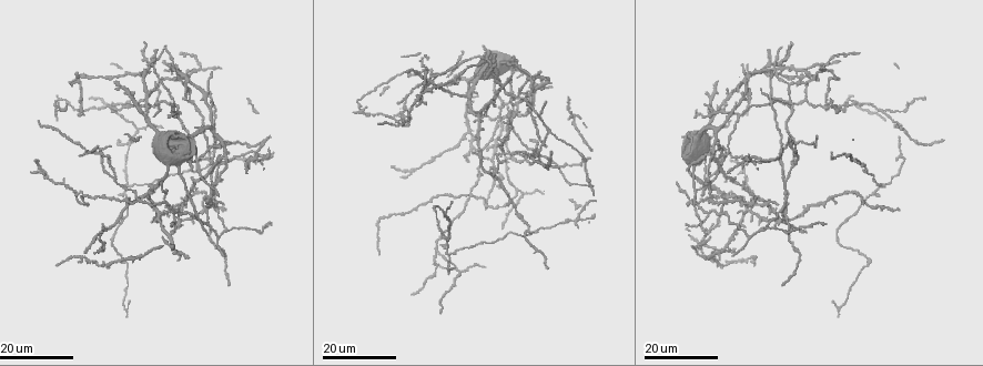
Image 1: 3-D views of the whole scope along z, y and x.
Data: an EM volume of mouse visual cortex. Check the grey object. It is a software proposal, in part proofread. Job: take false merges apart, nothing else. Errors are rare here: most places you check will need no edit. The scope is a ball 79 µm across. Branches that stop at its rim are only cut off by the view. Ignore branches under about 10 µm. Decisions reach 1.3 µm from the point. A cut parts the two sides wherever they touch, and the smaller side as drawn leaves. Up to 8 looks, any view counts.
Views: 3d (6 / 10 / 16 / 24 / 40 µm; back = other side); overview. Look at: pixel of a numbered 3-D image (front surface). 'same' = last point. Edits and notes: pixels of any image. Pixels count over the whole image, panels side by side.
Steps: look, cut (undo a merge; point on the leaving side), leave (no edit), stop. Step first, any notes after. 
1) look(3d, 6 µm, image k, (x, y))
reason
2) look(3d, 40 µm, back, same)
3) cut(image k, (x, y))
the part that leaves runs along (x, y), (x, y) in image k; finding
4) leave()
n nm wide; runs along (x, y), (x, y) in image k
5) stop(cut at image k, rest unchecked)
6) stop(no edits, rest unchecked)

look(3d, 24 µm, image 1, (438, 252))
two arms in line, one across

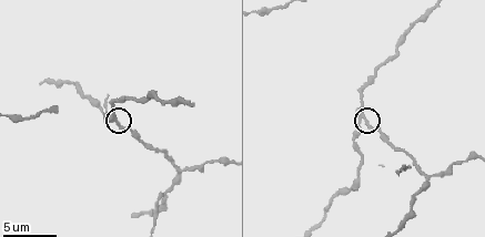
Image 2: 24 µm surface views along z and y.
look(3d, 6 µm, image 2, (362, 119))

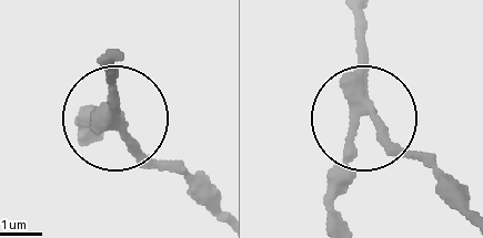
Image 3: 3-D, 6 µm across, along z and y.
leave()
290 nm wide; runs along (369, 20), (359, 51), (359, 157), (336, 220) in image 3; one cell here

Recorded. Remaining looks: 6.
look(3d, 16 µm, image 1, (787, 191))
arms run side by side

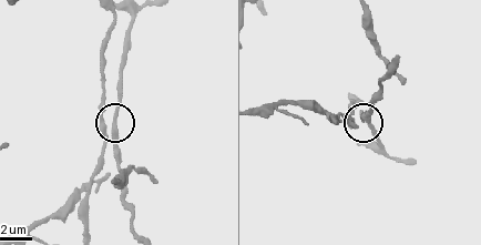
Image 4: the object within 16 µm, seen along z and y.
look(3d, 10 µm, image 4, (106, 127))

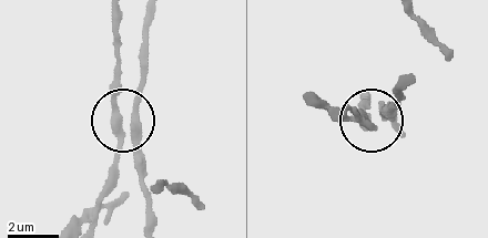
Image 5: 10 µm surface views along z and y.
leave()
runs along (79, 226), (95, 207), (117, 149), (117, 63) in image 5; one cell here

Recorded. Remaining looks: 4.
look(3d, 16 µm, image 1, (501, 109))
two arms in line, one across

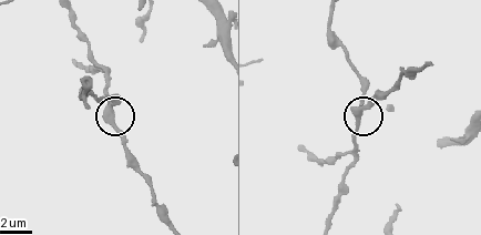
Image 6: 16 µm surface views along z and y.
look(3d, 6 µm, image 6, (109, 107))

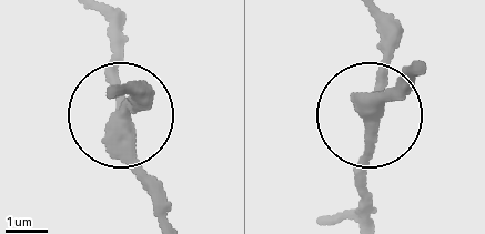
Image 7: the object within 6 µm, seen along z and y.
leave()
side arm 20 µm; 3 arms; all the same cell

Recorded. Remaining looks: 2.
look(3d, 16 µm, image 1, (787, 85))
three-way junction

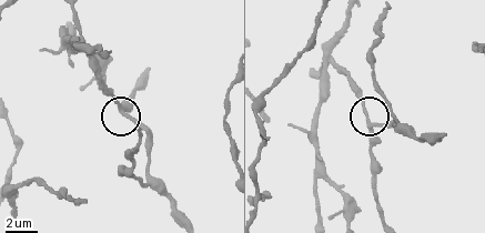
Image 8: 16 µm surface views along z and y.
look(3d, 6 µm, image 8, (131, 116))

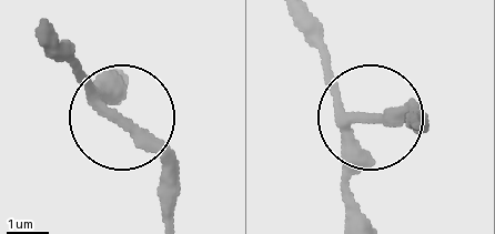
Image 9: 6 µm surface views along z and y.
leave()
side arm 76 µm; 3 arms; continuous, no second cell

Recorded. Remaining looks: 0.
stop(no edits, rest unchecked)

